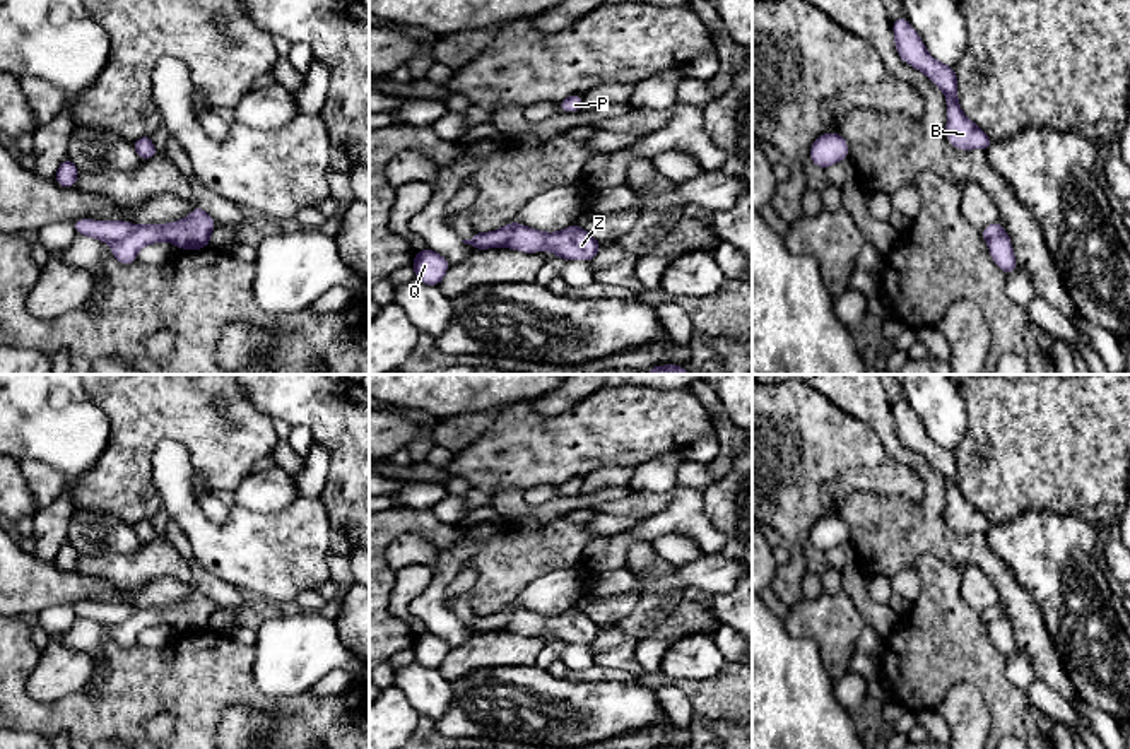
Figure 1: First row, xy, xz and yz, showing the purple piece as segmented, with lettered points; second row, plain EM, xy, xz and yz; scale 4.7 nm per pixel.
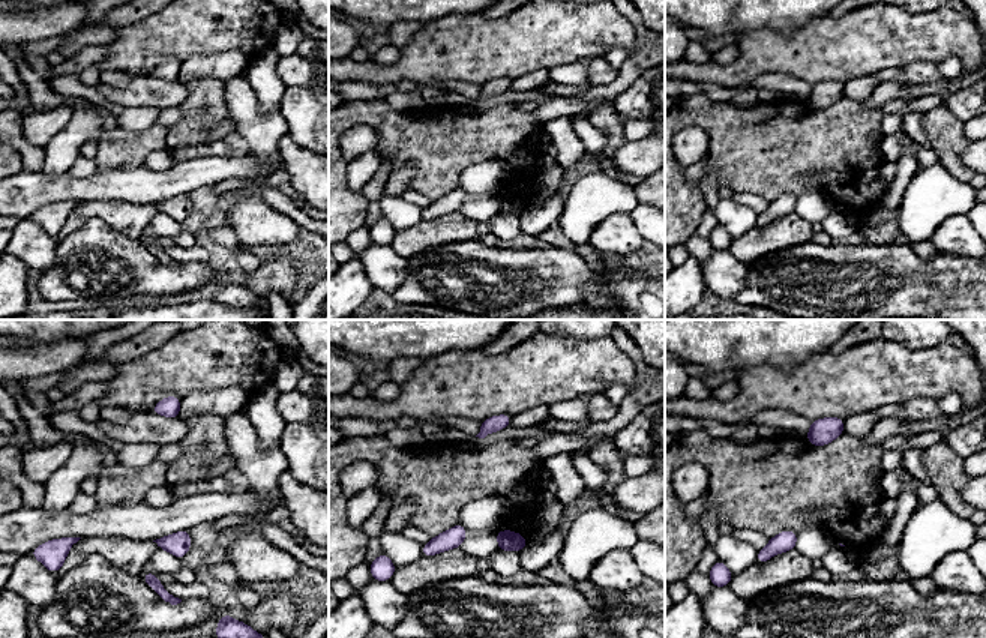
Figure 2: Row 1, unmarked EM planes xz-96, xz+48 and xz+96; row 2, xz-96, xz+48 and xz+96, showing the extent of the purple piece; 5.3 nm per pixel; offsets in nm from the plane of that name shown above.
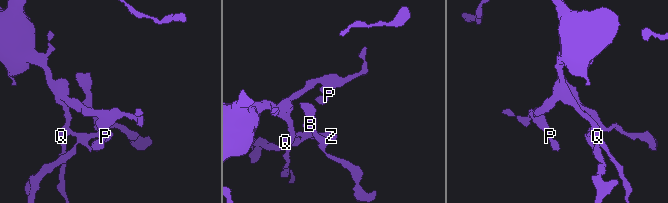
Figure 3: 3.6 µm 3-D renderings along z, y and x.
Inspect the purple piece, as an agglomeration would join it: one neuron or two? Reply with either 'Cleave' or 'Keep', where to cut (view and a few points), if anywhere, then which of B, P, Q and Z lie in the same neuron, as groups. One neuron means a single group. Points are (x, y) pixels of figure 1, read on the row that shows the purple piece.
Cleave. Split along xz (517, 224), (501, 243), (493, 247). Groups: B Z / P Q

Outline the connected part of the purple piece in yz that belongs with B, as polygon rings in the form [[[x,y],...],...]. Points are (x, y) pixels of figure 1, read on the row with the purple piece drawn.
[[[904,15],[892,21],[892,31],[899,58],[923,72],[945,94],[949,142],[959,150],[983,149],[986,152],[993,140],[961,111],[956,68],[937,62],[927,51],[921,38]]]

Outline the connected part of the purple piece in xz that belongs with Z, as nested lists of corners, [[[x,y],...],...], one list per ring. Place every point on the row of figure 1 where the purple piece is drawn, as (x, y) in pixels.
[[[516,224],[508,239],[494,248],[513,248],[525,253],[549,250],[562,260],[591,262],[600,251],[600,246],[602,243],[598,243],[588,231],[576,224],[559,233],[544,233],[523,224]]]

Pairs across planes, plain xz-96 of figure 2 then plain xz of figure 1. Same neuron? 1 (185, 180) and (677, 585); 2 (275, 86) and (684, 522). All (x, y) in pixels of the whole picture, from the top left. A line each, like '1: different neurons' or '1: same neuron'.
1: same neuron
2: same neuron

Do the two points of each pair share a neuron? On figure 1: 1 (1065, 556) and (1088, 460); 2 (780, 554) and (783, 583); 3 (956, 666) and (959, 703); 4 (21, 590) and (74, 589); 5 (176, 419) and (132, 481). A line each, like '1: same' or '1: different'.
1: different
2: different
3: different
4: same
5: same

